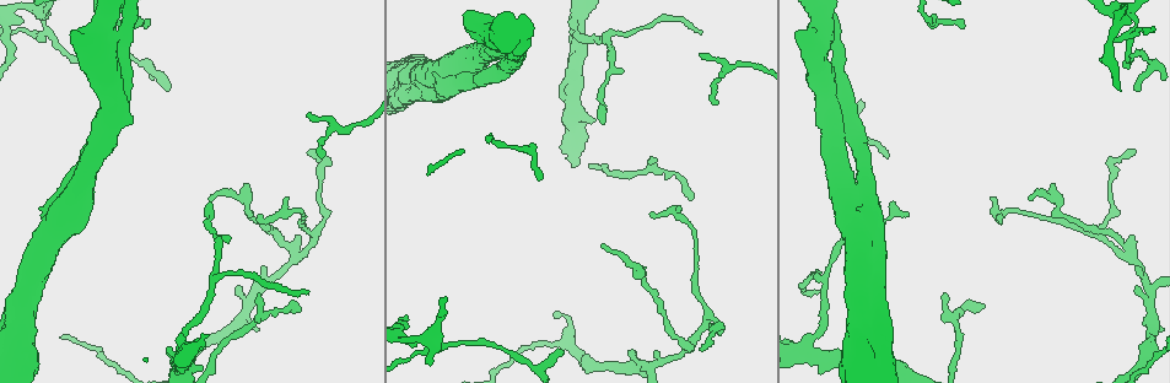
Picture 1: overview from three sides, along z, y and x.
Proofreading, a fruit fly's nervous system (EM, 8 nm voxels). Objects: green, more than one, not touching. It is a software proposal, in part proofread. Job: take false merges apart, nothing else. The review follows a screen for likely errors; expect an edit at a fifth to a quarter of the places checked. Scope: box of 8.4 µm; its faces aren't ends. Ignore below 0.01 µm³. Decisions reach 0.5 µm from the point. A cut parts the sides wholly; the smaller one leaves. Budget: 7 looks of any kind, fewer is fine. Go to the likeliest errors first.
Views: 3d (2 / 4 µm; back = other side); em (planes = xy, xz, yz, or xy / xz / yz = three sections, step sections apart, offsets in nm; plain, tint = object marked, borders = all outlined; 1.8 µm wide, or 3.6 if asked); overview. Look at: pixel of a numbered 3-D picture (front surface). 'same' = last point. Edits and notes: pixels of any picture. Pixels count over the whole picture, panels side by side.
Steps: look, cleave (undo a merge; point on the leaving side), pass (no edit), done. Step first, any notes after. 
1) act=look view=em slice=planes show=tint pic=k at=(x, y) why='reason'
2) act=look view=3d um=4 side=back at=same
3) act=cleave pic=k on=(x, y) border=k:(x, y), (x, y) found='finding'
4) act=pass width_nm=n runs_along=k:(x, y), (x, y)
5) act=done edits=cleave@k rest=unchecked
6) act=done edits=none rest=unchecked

act=look view=3d um=4 pic=1 at=(109, 40) why='touches itself'

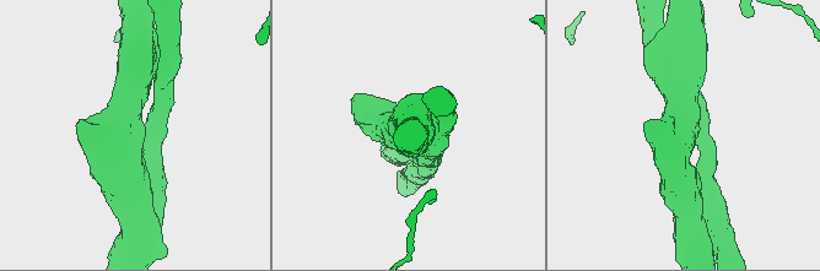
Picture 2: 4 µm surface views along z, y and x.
act=look view=em um=3.6 slice=planes show=tint pic=2 at=(687, 132)

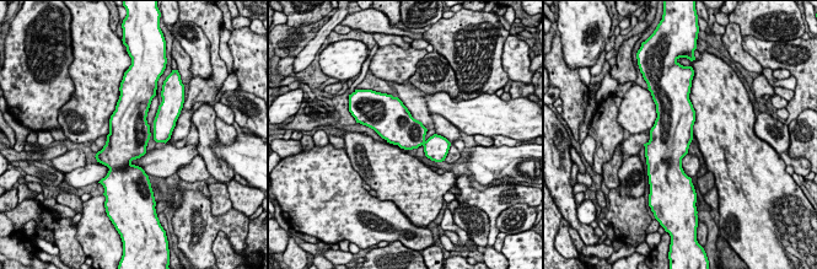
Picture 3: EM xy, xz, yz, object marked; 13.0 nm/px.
act=pass width_nm=460 found='one cell here'

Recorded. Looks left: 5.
act=look view=3d um=2 pic=1 at=(444, 347) why='sudden change in width'

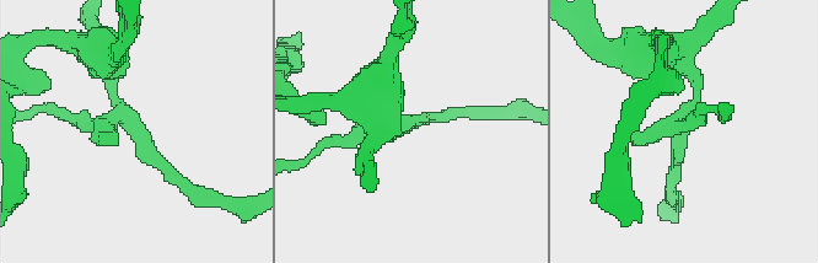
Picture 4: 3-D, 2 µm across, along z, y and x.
act=look view=em slice=yz step=16 show=borders pic=4 at=(121, 120) arms=4

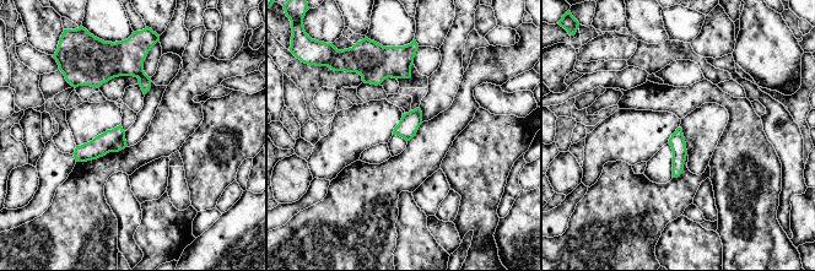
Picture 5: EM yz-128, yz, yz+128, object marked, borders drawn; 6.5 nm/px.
act=look view=em slice=planes show=borders at=same why='another direction'

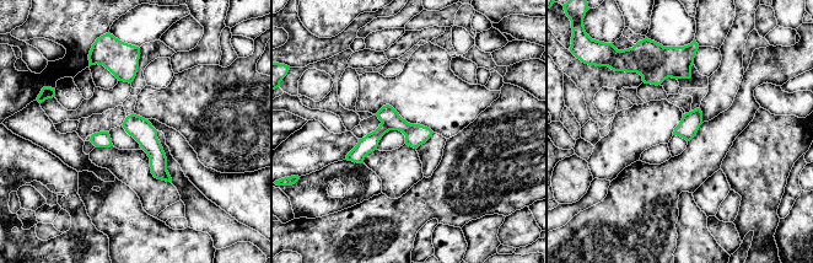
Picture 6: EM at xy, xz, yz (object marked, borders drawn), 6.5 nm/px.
act=cleave pic=6 on=(366, 145) border=6:(382, 122), (391, 129) found='a second cell is stuck on'

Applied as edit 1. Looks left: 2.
act=look view=3d um=4 pic=1 at=(463, 72) why='closes a loop'

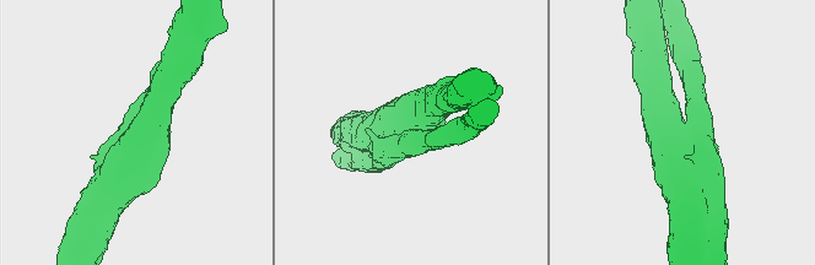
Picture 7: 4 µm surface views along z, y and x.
act=look view=em um=3.6 slice=planes show=tint pic=7 at=(684, 126)

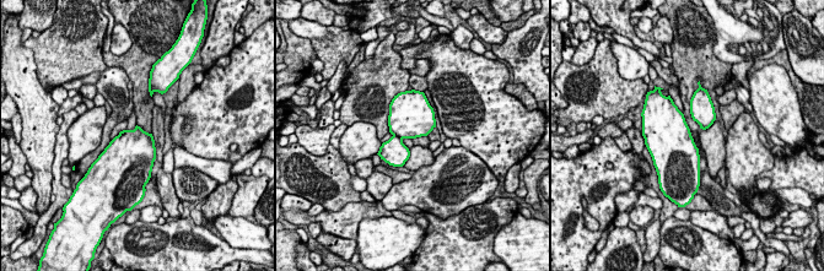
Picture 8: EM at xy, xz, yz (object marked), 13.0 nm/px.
act=pass width_nm=380 found='continuous, no second cell'

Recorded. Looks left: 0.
act=done edits=cleave@6 rest=unchecked

